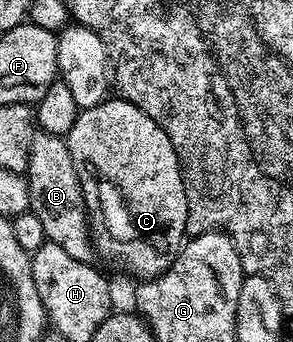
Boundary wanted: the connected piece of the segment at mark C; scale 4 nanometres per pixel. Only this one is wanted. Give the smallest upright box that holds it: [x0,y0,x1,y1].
[64,99,188,279]

